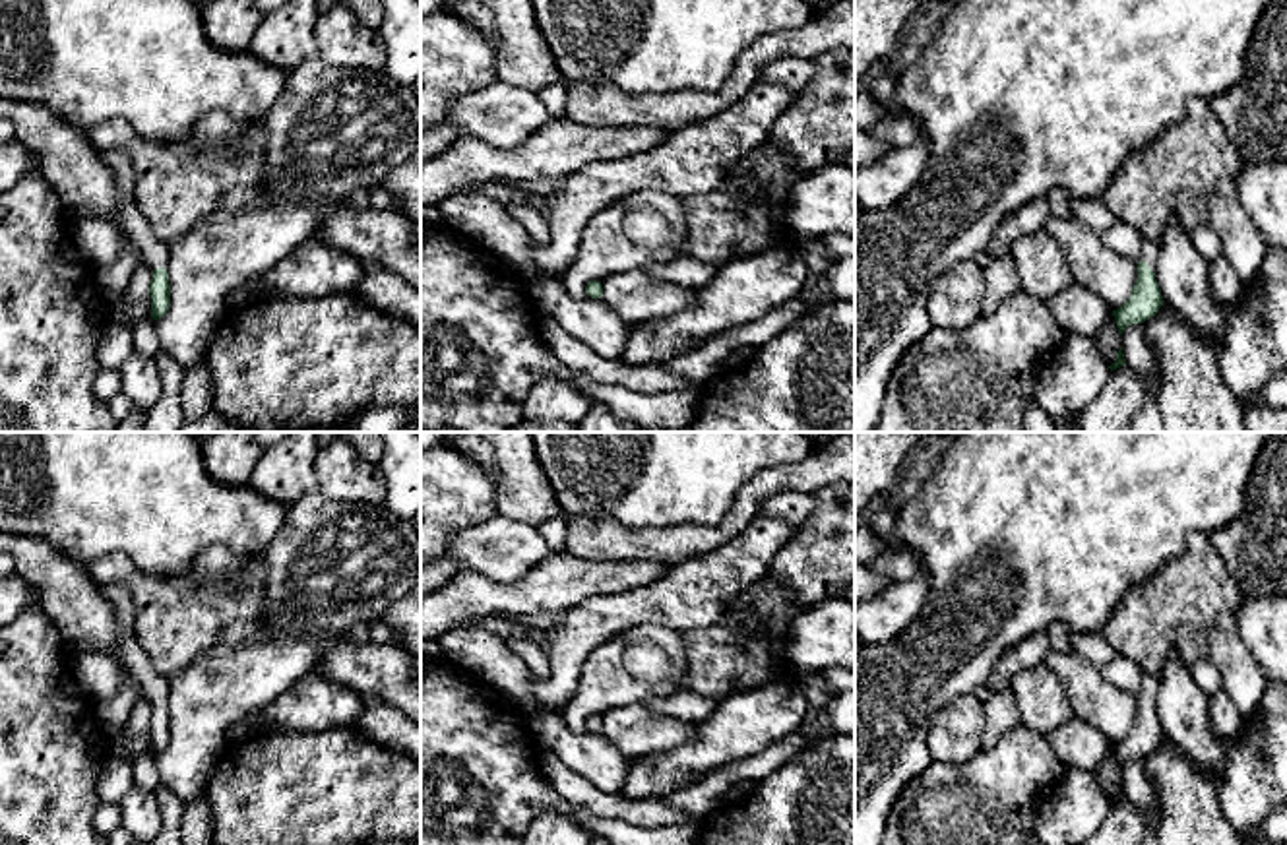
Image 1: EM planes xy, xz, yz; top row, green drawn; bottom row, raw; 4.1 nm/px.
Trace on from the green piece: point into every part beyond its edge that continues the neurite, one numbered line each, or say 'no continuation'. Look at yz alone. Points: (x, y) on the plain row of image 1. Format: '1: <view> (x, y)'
1: yz (1150, 687)

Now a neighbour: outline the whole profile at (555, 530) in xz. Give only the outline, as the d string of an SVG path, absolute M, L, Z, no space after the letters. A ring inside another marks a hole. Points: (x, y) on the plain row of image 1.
M560 514L554 519L549 519L545 523L541 523L537 529L539 533L545 537L545 541L549 543L549 547L556 552L556 550L564 550L566 545L566 525L568 525L568 517L564 514Z

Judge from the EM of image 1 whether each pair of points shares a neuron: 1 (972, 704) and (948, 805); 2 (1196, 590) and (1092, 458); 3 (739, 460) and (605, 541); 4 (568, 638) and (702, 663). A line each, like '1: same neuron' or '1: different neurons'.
1: different neurons
2: different neurons
3: different neurons
4: different neurons

